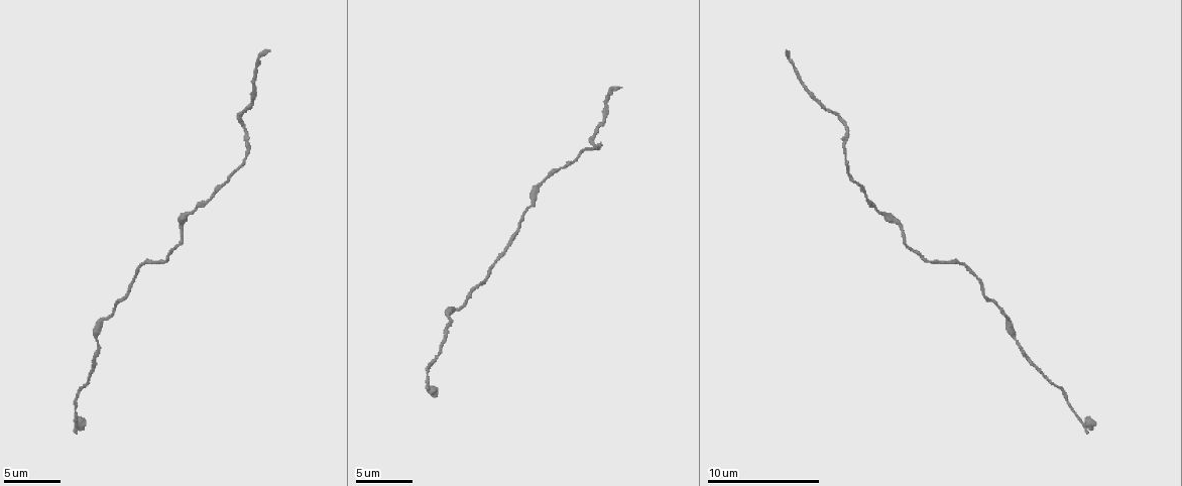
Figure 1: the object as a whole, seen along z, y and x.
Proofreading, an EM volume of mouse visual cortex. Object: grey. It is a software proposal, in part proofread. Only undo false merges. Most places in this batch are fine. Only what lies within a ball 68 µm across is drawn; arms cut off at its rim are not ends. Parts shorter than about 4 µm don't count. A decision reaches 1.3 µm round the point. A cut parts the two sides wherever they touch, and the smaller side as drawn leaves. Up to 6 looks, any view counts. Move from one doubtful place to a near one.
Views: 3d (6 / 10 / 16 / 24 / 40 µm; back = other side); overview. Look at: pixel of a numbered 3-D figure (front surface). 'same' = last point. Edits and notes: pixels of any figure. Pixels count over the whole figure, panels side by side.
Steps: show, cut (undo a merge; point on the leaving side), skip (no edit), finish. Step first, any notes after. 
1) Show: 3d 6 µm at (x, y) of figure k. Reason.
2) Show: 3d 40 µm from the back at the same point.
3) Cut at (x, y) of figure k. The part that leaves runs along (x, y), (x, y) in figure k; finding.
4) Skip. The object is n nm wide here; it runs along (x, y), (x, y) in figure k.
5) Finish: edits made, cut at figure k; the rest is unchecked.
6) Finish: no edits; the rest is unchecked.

Show: 3d 10 µm at (542, 181) of figure 1. Thick turns thin.

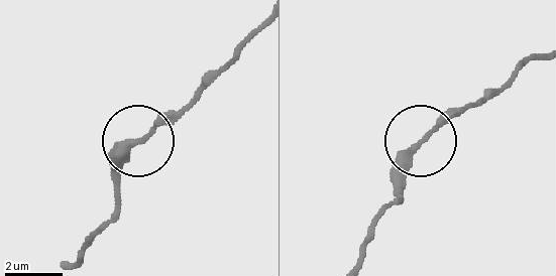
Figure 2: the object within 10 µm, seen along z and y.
Skip. The object is 240 nm wide here; it runs along (83, 247), (114, 213), (119, 160), (201, 86) in figure 2; all the same neuron.

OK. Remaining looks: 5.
Show: 3d 16 µm at (846, 127) of figure 1. Thin neck.

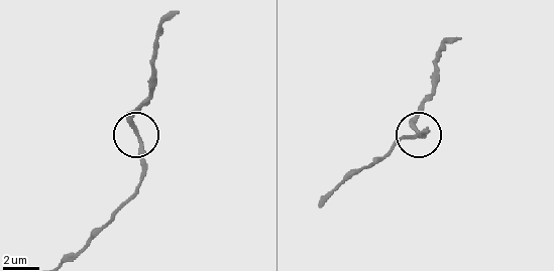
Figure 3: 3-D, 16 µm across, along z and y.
Show: 3d 6 µm at (138, 132) of figure 3.

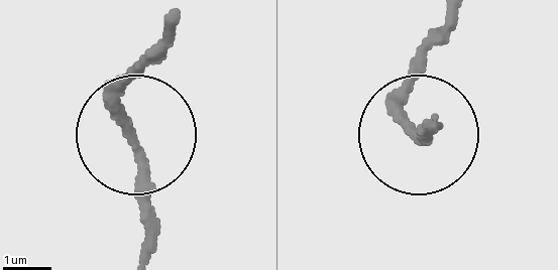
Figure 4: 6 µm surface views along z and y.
Skip. The object is 200 nm wide here; one neuron here.

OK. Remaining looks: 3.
Show: 3d 6 µm at (802, 88) of figure 1. Sudden change in width.

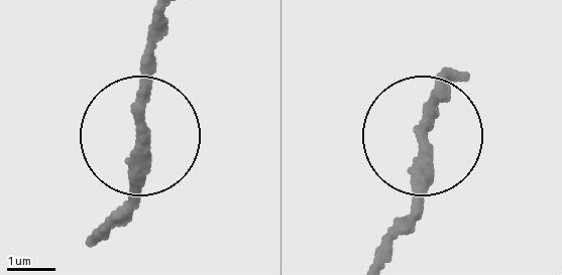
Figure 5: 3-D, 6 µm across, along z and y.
Skip. The object is 210 nm wide here; it runs along (94, 239), (134, 186), (153, 22) in figure 5; one neuron here.

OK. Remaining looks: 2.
Finish: no edits; the rest is unchecked.

